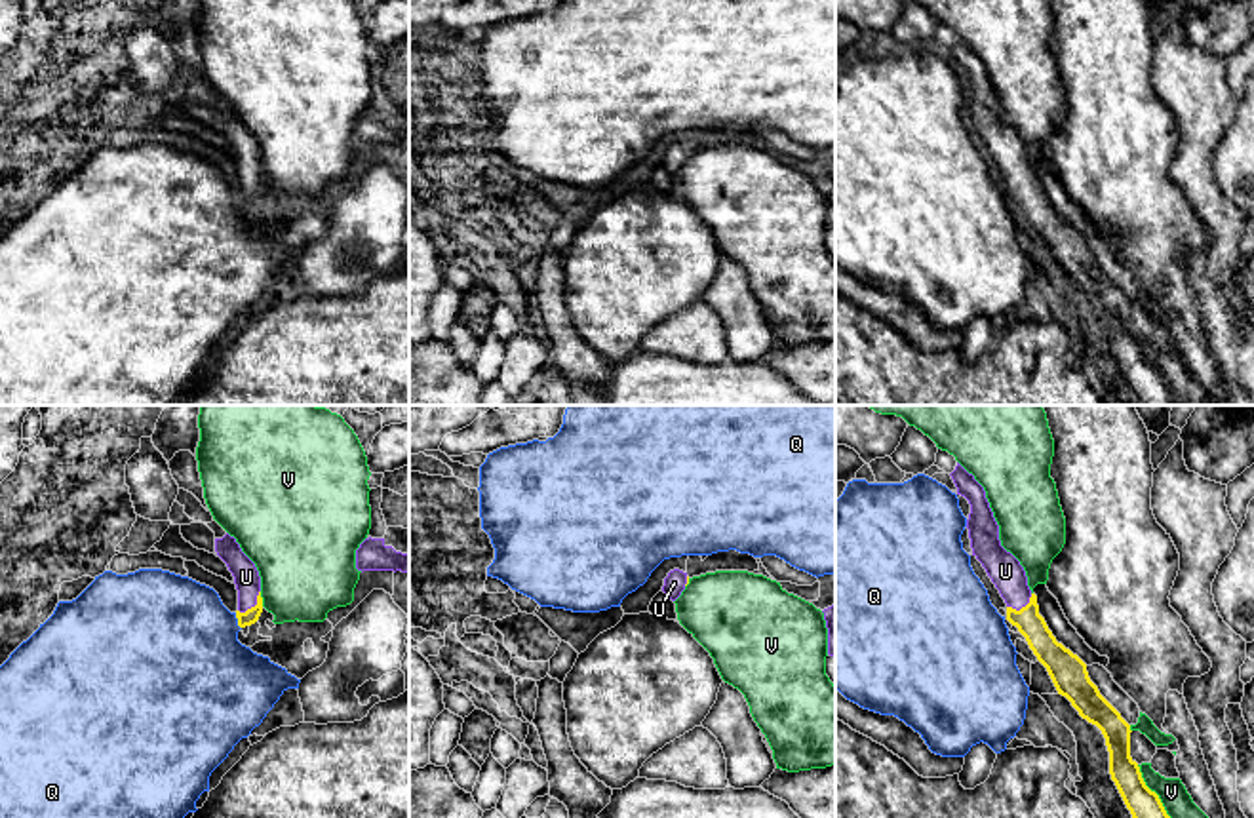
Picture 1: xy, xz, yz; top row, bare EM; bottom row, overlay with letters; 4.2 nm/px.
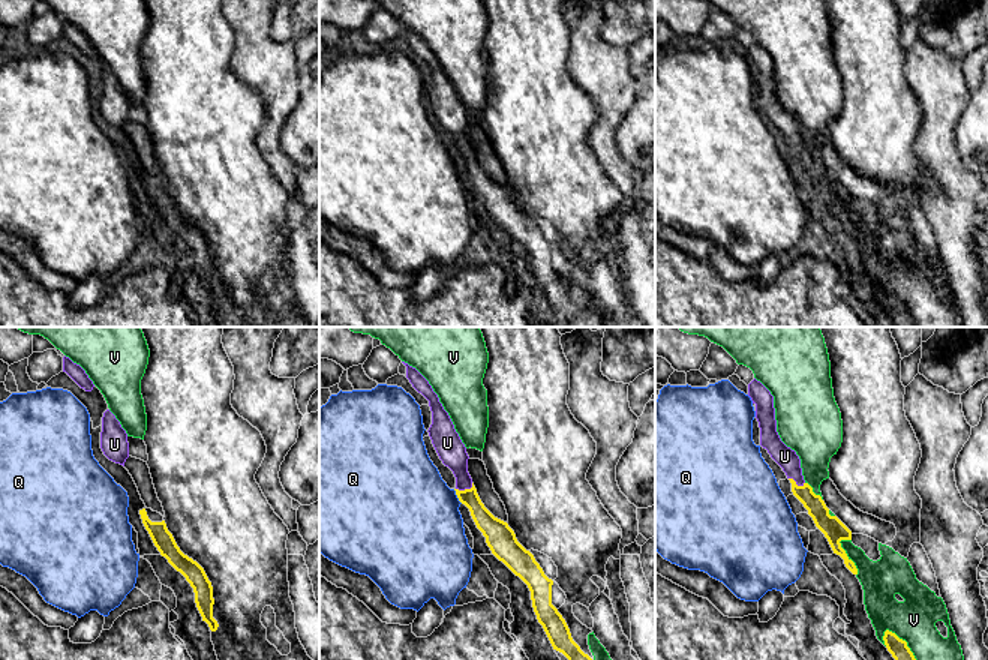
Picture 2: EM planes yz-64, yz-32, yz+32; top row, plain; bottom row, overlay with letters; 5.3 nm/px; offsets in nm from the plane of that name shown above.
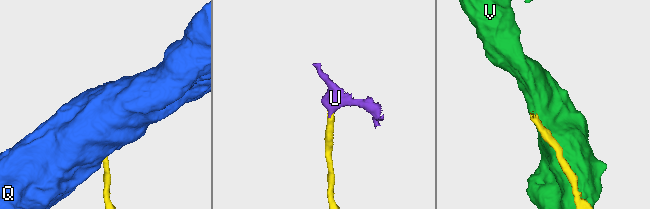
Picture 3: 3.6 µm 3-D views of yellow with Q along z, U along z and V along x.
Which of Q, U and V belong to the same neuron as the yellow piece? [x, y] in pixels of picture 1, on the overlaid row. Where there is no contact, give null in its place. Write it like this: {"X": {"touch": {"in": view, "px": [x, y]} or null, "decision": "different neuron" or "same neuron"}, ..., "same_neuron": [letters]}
{"Q": {"touch": {"in": "xy", "px": [238, 621]}, "decision": "different neuron"}, "U": {"touch": {"in": "xy", "px": [255, 605]}, "decision": "same neuron"}, "V": {"touch": {"in": "yz", "px": [1154, 792]}, "decision": "different neuron"}, "same_neuron": ["U"]}

